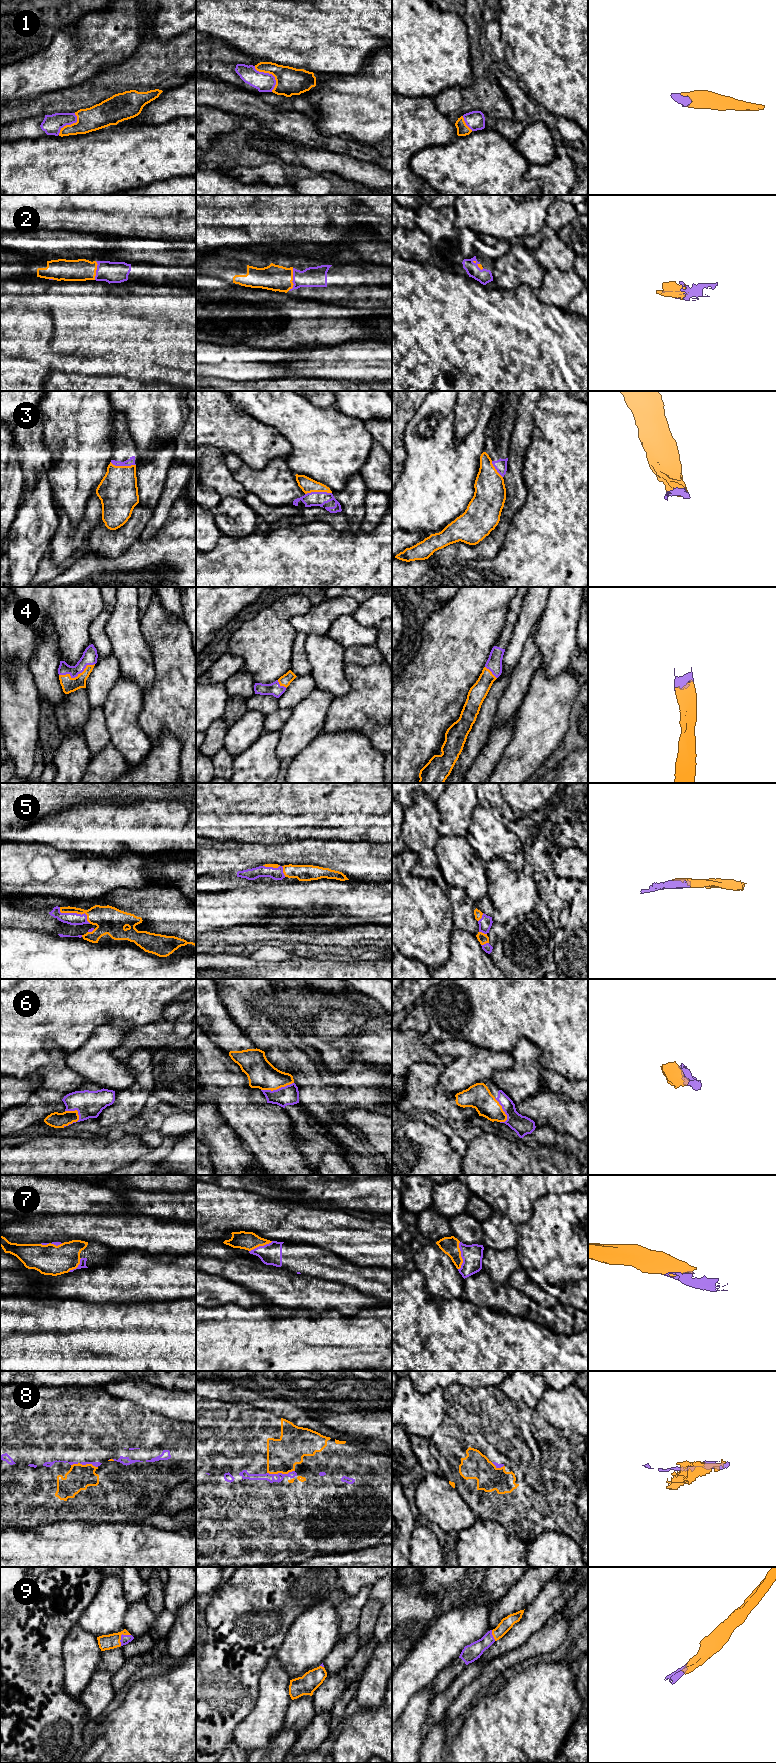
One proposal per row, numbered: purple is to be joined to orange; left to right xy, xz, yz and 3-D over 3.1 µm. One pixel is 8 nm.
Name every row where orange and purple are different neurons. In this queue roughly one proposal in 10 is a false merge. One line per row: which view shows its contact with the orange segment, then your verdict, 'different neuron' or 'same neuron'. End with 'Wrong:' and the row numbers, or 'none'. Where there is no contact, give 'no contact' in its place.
1: contact in xz; same neuron
2: contact in xz; same neuron
3: contact in xz; same neuron
4: contact in xy; same neuron
5: contact in xy; same neuron
6: contact in xz; same neuron
7: contact in yz; same neuron
8: contact in xz; same neuron
9: contact in xy; same neuron
Wrong: none

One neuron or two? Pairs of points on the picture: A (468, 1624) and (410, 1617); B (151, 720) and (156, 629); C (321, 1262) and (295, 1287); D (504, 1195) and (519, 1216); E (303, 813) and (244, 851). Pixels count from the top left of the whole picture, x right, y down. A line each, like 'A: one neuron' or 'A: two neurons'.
A: two neurons
B: one neuron
C: two neurons
D: one neuron
E: two neurons

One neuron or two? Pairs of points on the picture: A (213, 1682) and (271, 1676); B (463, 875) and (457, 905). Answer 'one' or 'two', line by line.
A: two
B: two

